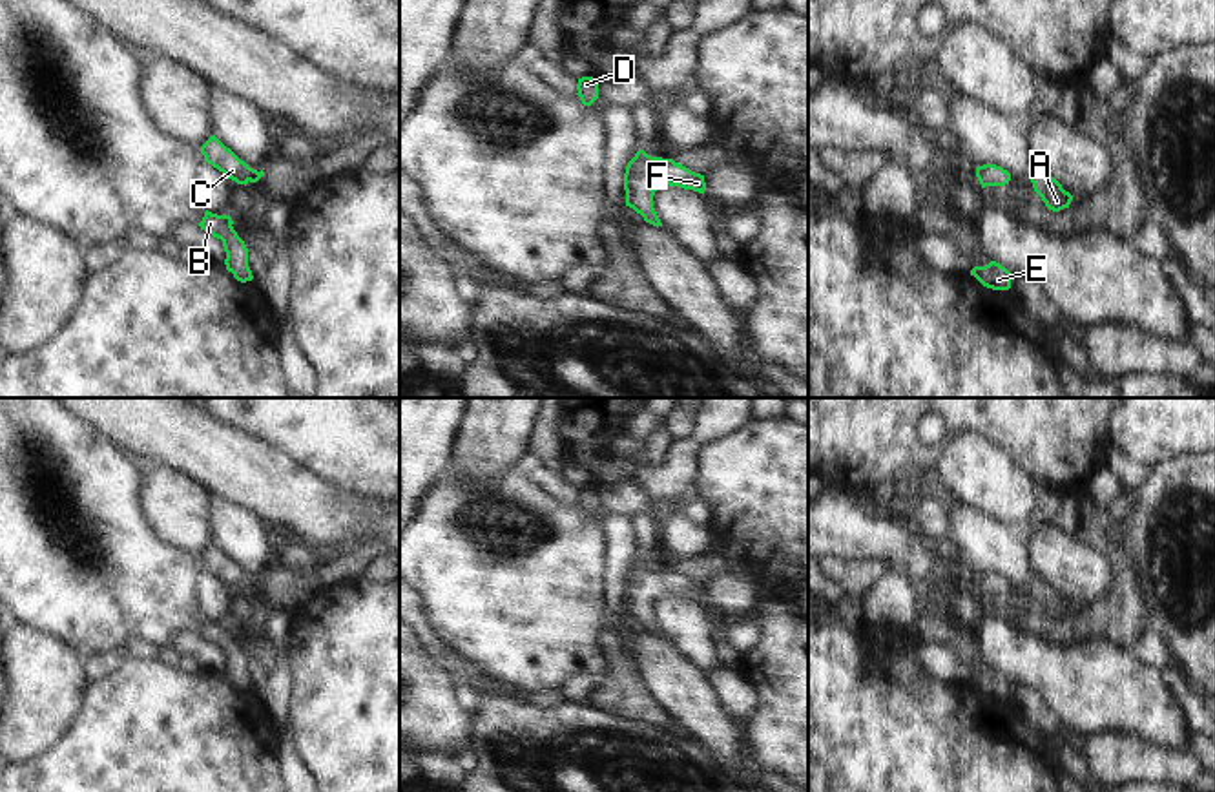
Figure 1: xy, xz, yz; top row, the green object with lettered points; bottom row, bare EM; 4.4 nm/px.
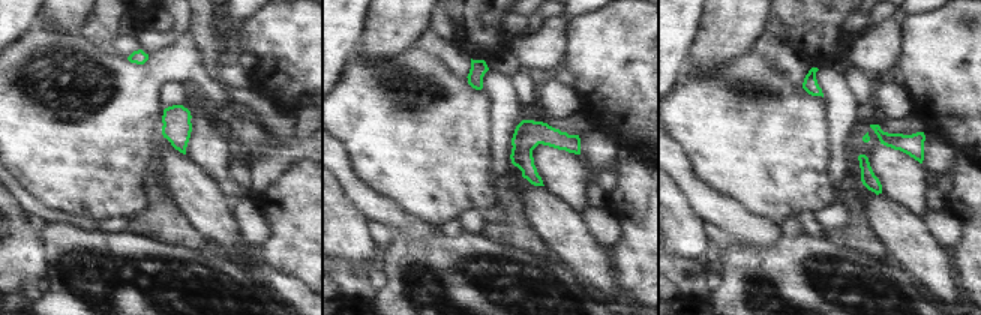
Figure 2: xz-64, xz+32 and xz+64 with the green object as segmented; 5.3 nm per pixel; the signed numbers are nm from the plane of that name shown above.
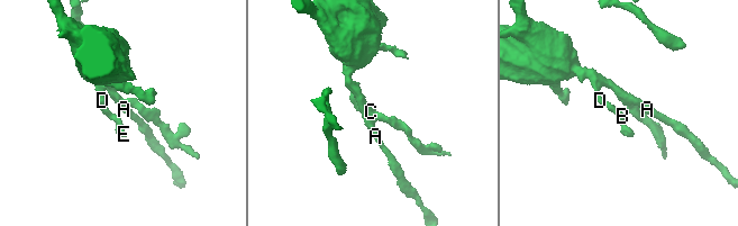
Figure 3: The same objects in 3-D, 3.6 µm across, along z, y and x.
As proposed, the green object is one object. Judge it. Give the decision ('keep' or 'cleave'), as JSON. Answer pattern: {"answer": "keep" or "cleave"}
{"answer": "keep"}

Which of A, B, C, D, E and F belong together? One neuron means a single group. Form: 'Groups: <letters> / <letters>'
Groups: A B C D E F.

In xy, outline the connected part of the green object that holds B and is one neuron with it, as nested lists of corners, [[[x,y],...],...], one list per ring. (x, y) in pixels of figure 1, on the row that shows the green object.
[[[208,210],[199,223],[201,230],[223,241],[226,270],[232,272],[237,281],[246,283],[254,279],[248,266],[248,248],[232,224],[234,221],[230,215],[217,215]]]

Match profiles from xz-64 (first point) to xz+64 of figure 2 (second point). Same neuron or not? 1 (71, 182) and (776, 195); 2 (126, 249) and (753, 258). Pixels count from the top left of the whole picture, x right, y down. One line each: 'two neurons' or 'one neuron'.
1: one neuron
2: one neuron

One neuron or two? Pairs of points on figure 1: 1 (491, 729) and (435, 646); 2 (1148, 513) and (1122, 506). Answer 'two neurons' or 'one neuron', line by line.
1: two neurons
2: two neurons

